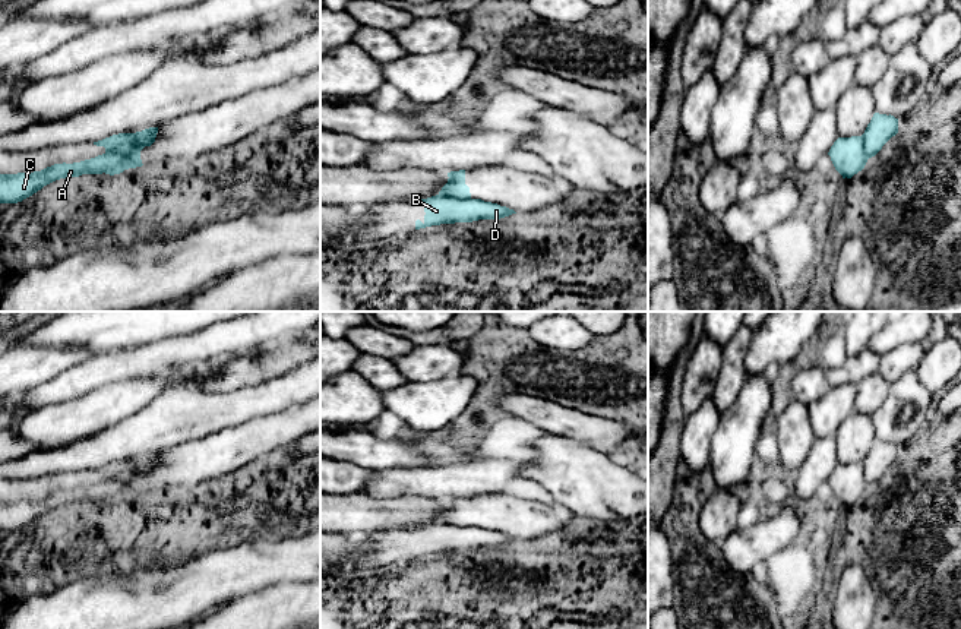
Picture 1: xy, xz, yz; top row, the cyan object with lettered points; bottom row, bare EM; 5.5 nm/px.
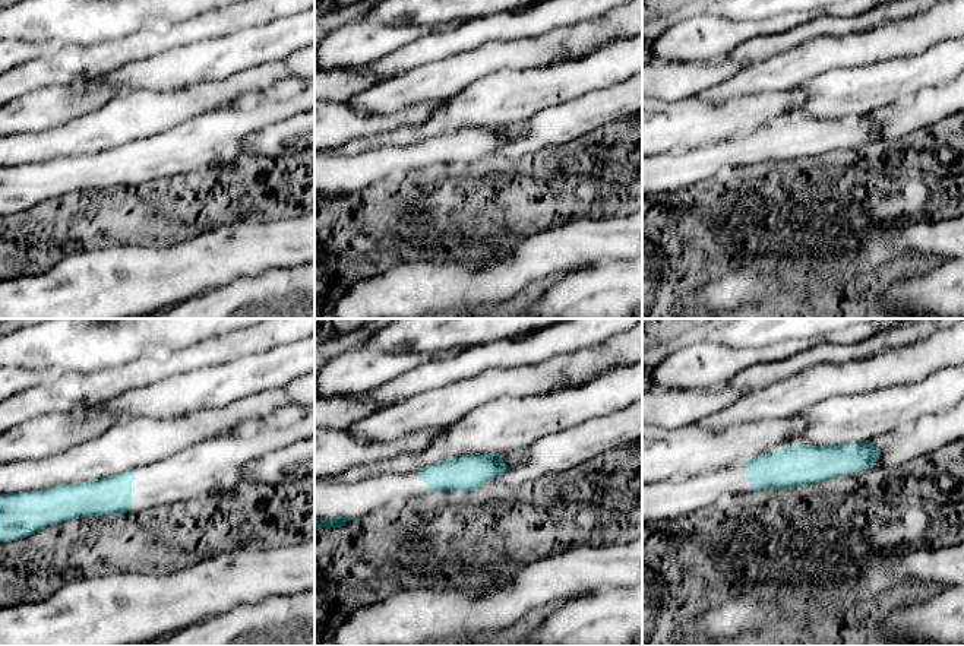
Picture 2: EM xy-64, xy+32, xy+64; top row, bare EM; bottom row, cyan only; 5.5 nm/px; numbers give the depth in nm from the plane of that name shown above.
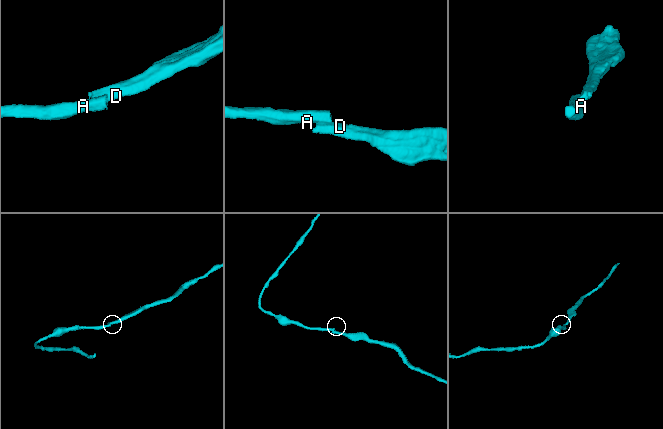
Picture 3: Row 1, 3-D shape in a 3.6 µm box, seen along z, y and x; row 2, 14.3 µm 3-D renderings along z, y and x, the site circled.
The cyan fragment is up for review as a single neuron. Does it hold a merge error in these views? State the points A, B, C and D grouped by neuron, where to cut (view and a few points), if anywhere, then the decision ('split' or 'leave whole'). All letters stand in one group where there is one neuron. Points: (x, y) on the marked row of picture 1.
A C / B D | xy (141, 148), (106, 152) | split

